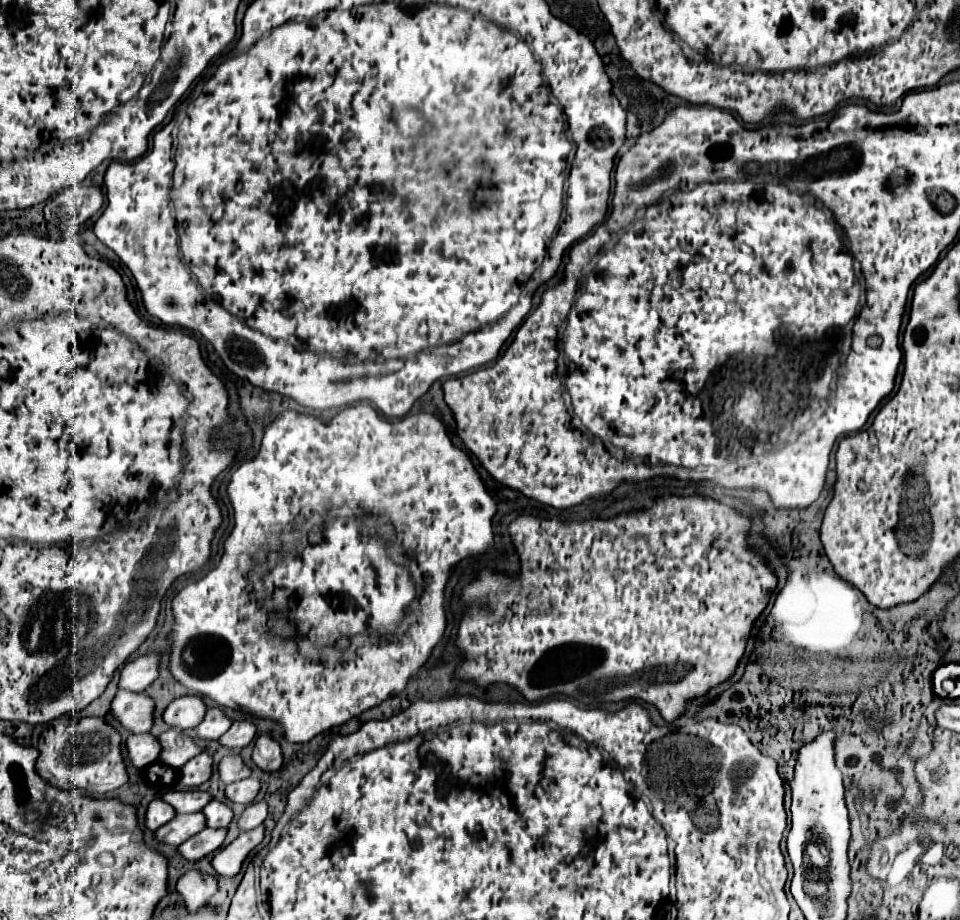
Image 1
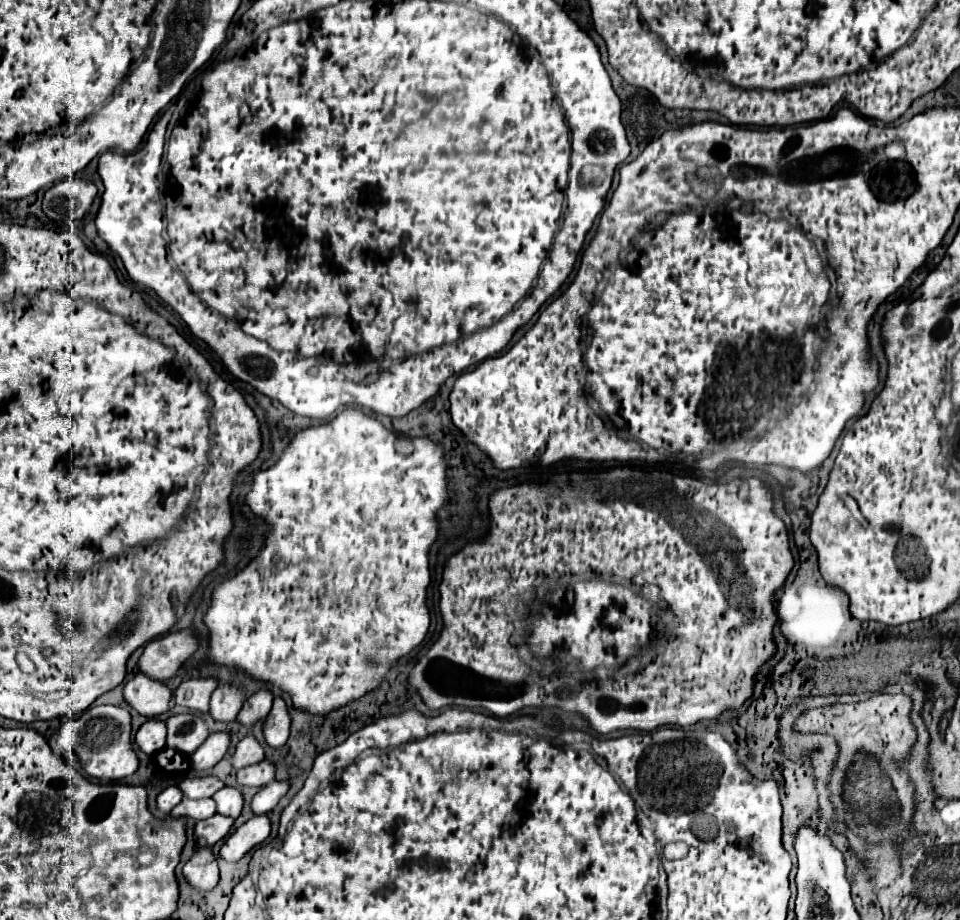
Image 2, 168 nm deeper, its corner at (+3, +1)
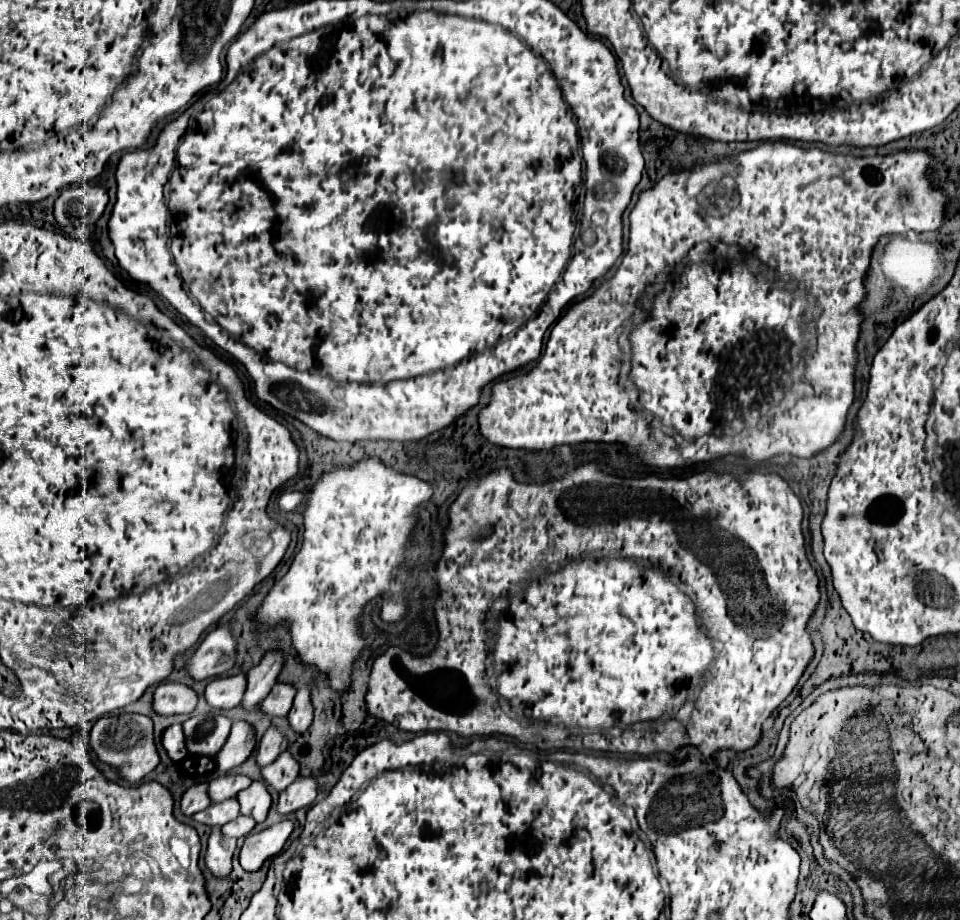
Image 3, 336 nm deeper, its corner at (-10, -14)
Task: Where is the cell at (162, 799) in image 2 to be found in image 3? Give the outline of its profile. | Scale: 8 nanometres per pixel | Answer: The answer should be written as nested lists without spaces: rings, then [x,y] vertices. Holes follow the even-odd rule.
[[[197,784],[197,786],[191,786],[183,794],[183,798],[181,798],[181,812],[185,816],[193,816],[195,812],[205,810],[209,804],[211,804],[211,800],[207,796],[207,784]]]

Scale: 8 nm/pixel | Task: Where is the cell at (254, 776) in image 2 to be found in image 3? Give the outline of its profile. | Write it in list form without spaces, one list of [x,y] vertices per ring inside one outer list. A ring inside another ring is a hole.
[[[283,752],[273,764],[261,770],[261,776],[271,788],[275,788],[277,792],[283,792],[299,776],[299,764],[293,760],[289,752]]]

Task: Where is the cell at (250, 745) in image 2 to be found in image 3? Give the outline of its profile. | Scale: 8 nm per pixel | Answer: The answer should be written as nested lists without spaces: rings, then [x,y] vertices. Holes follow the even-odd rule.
[[[271,726],[271,728],[263,734],[263,738],[261,738],[261,742],[259,742],[255,762],[257,762],[259,768],[263,768],[263,766],[271,764],[271,762],[273,762],[281,752],[285,752],[285,750],[287,750],[287,740],[285,740],[285,736],[283,736],[275,726]]]

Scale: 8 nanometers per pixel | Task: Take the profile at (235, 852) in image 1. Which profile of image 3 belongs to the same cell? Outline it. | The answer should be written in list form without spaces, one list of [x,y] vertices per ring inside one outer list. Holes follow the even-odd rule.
[[[283,820],[283,822],[277,822],[259,834],[249,834],[245,838],[241,852],[239,852],[241,866],[247,872],[259,870],[267,858],[273,858],[283,850],[291,832],[293,832],[293,822]]]

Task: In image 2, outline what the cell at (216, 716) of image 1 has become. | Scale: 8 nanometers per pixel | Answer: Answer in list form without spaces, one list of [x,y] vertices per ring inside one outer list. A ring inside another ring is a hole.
[[[220,685],[210,699],[210,715],[216,721],[234,721],[246,695],[236,685]]]

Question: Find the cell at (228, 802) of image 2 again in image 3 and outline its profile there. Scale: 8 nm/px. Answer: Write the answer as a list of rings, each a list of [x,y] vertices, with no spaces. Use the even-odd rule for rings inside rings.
[[[253,782],[247,790],[239,792],[237,802],[243,816],[251,816],[255,822],[263,822],[271,806],[271,796],[263,782]]]

